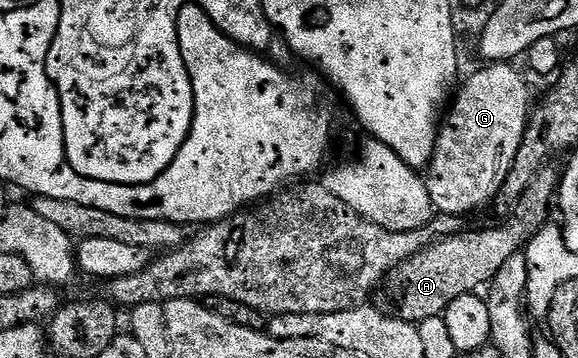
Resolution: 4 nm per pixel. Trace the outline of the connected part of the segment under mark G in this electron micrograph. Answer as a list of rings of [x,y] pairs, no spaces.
[[[512,63],[485,64],[485,69],[478,70],[465,85],[463,82],[455,90],[454,100],[436,134],[436,146],[432,148],[432,159],[426,170],[428,194],[437,214],[449,213],[459,217],[472,215],[475,209],[483,205],[491,206],[496,200],[496,194],[506,183],[524,138],[530,112],[528,85],[514,66]]]

